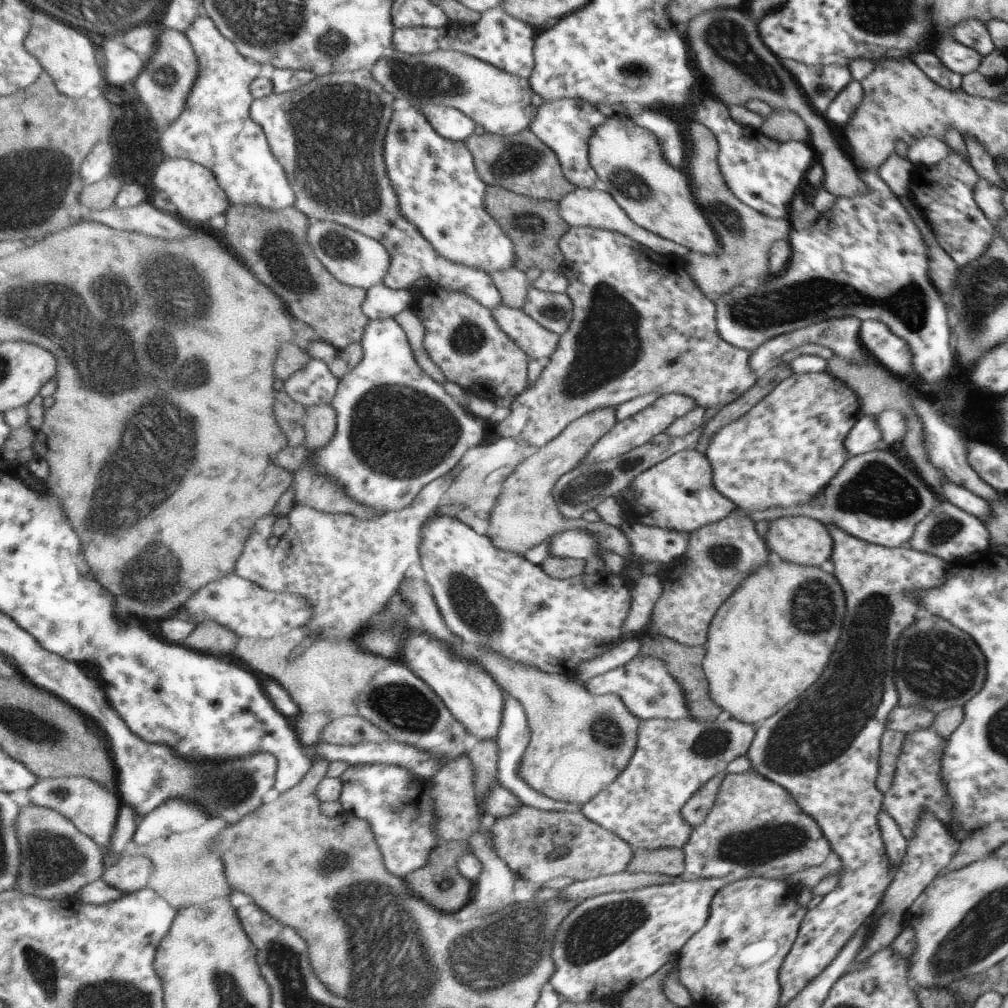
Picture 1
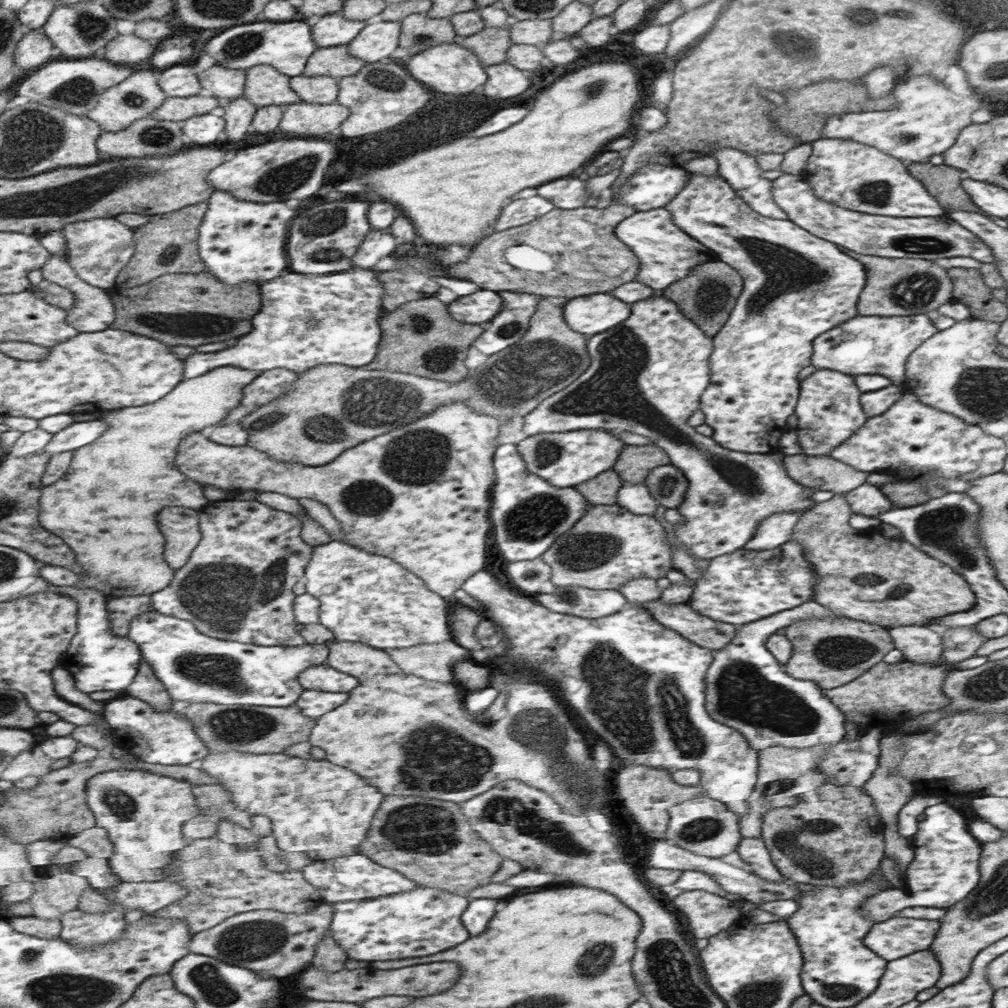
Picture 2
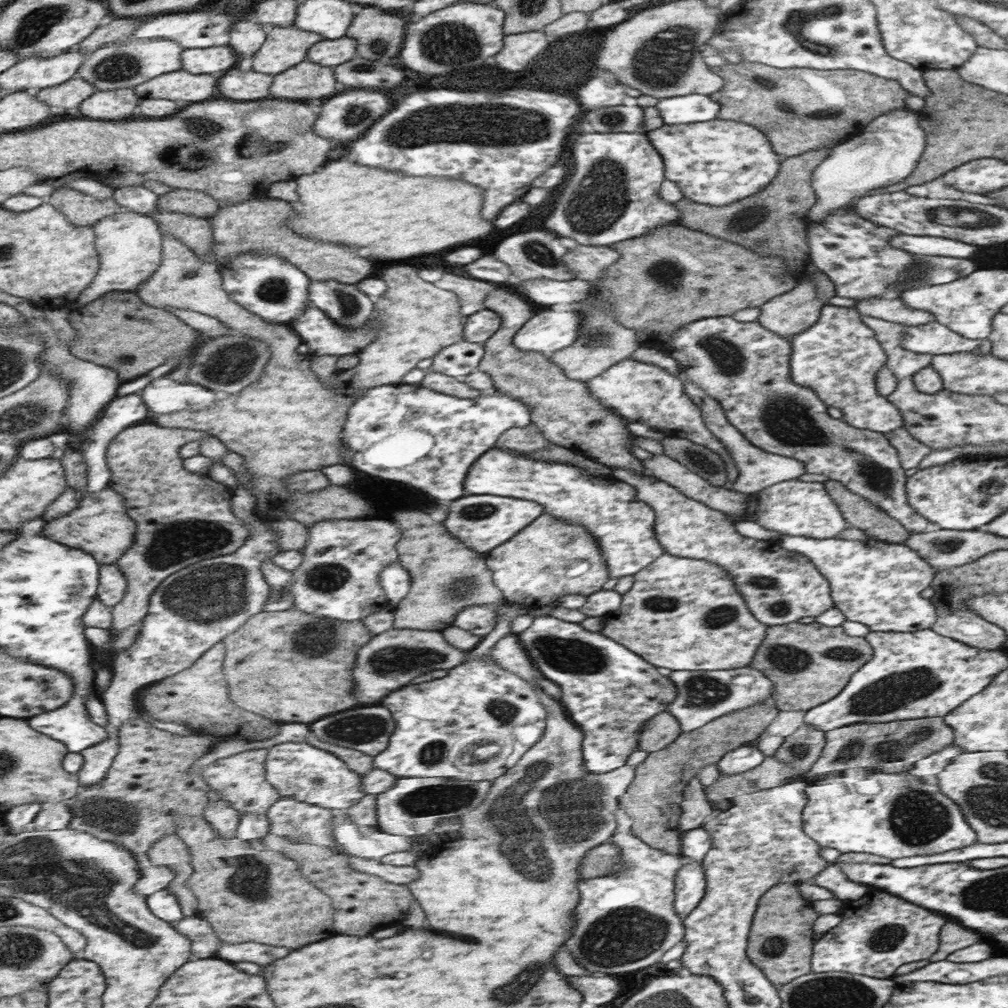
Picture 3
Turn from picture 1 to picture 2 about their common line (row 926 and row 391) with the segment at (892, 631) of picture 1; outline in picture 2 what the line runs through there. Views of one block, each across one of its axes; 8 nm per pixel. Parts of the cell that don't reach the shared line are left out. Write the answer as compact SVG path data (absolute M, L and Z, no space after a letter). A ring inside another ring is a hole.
M817 369L802 380L802 402L797 404L798 427L794 431L804 455L828 457L865 425L869 416L863 406L863 394L856 376L838 370Z

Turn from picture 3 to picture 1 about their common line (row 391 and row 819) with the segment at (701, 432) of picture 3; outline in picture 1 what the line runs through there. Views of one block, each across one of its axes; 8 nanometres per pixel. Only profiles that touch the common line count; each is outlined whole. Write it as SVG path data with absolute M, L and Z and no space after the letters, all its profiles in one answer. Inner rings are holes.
M731 717L728 720L641 720L637 751L620 778L586 804L580 812L616 833L633 850L683 849L692 828L682 812L689 800L711 779L726 772L735 759L745 756L756 739L756 728Z

